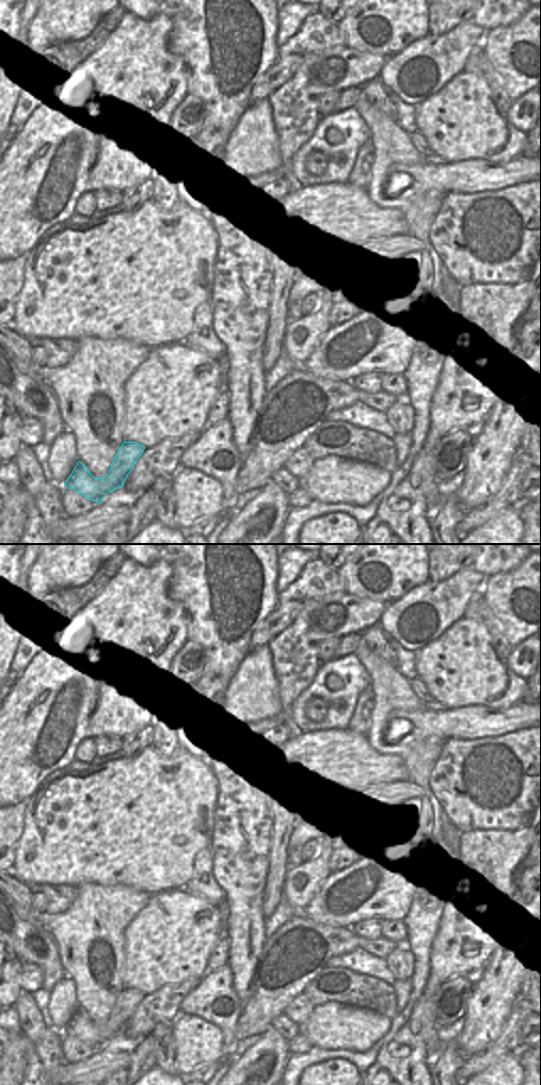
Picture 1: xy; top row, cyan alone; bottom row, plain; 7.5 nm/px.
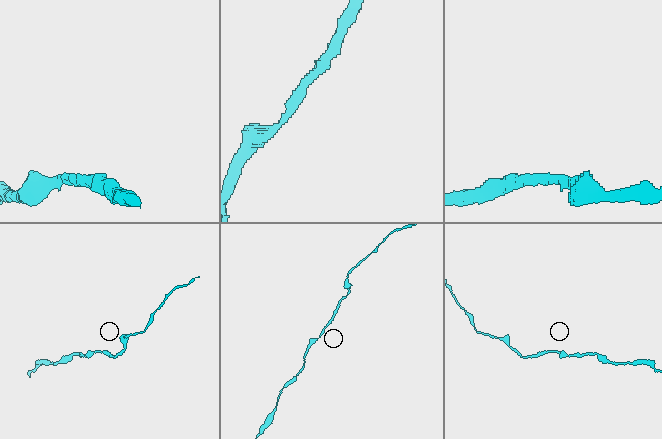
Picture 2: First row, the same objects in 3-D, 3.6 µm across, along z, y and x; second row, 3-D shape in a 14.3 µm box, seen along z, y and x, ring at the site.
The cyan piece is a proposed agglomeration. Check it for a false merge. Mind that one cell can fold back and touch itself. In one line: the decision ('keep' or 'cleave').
keep

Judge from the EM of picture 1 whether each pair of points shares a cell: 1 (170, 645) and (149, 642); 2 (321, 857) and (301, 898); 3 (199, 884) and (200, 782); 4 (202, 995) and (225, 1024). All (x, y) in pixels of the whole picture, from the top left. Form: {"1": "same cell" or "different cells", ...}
{"1": "same cell", "2": "same cell", "3": "different cells", "4": "same cell"}

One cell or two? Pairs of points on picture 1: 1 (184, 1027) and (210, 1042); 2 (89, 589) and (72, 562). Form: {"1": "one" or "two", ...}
{"1": "one", "2": "two"}

